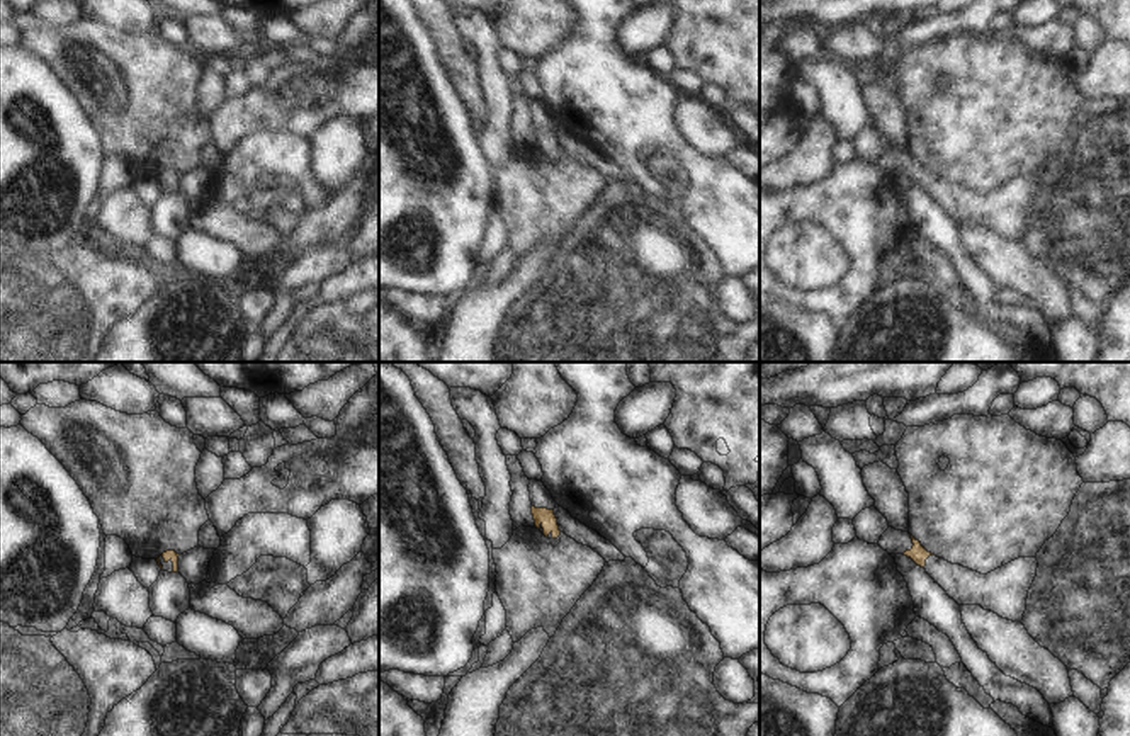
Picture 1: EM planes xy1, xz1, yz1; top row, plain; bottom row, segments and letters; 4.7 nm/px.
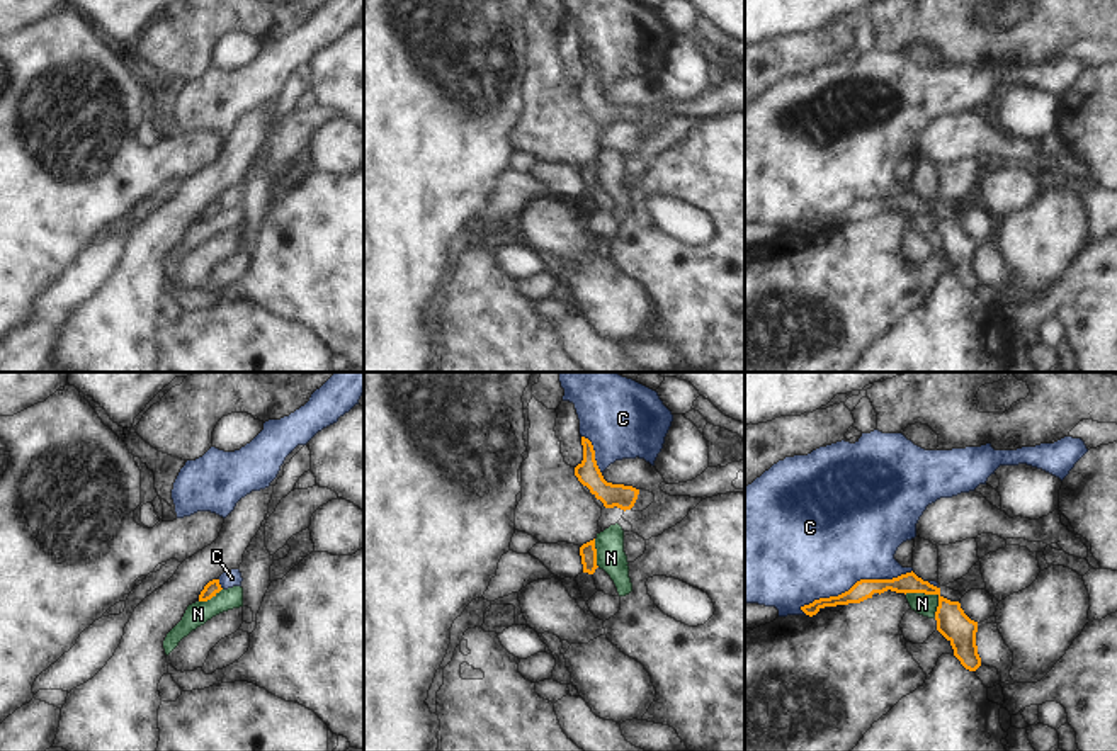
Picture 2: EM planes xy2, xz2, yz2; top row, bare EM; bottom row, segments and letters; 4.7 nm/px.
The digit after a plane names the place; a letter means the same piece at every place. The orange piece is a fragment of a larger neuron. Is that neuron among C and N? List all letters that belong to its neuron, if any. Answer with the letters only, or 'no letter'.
no letter

